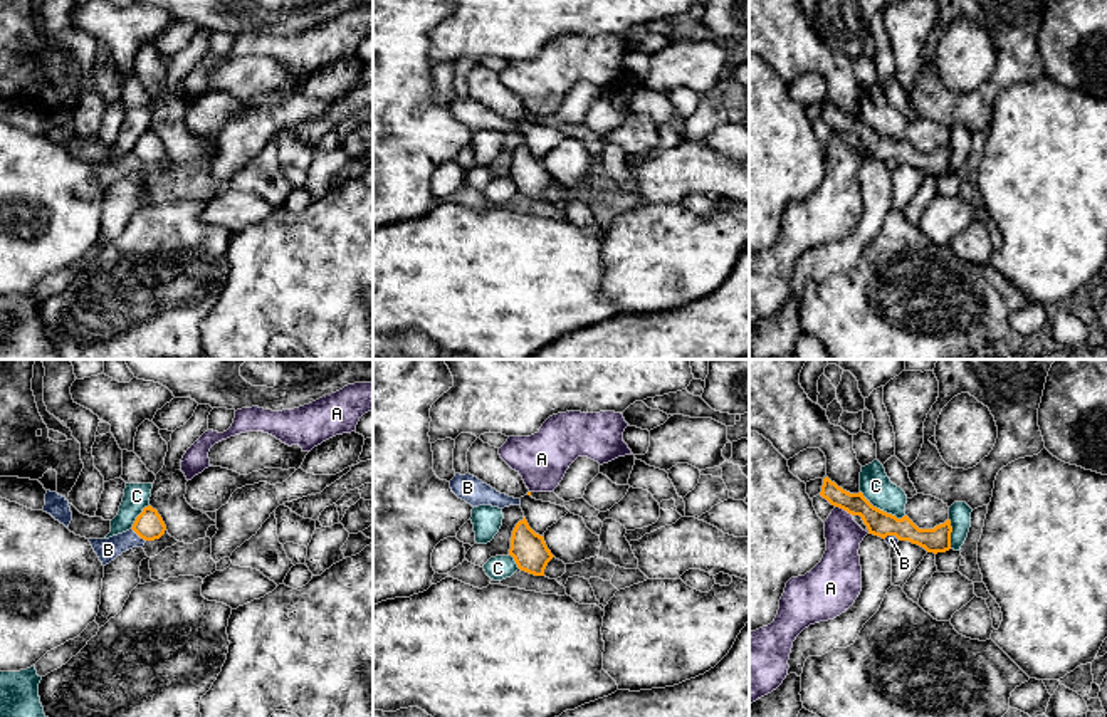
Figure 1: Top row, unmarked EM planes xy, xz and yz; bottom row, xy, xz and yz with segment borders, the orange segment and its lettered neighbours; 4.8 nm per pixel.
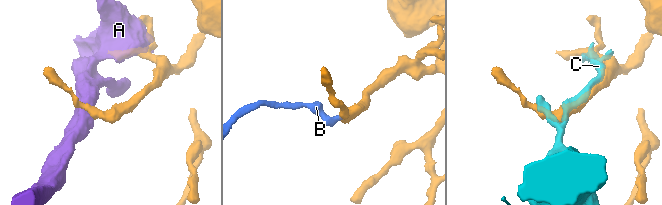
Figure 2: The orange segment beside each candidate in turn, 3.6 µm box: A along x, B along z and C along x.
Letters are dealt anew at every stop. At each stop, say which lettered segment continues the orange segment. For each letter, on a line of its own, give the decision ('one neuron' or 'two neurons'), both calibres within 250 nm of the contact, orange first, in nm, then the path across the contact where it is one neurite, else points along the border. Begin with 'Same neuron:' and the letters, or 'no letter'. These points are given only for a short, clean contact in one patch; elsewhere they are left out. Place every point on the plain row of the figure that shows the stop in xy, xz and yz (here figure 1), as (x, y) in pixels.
Same neuron: no letter
A: two neurons | 120/180 nm
B: two neurons | 140/110 nm | along xy (131, 151), (145, 165)
C: two neurons | 120/150 nm

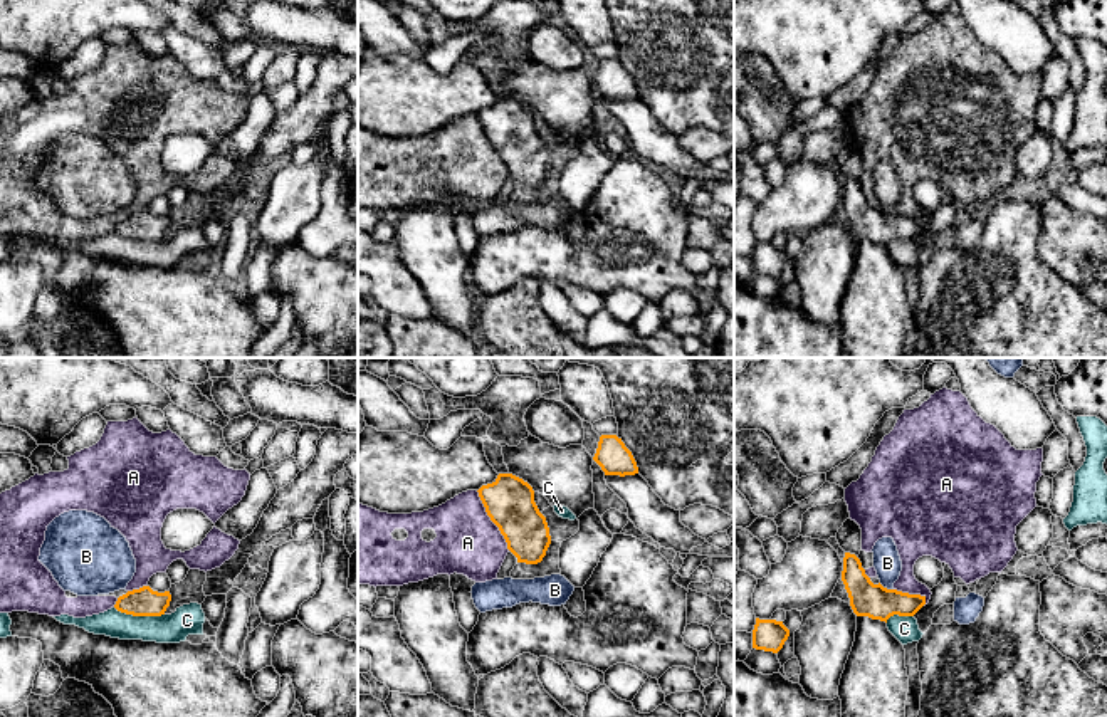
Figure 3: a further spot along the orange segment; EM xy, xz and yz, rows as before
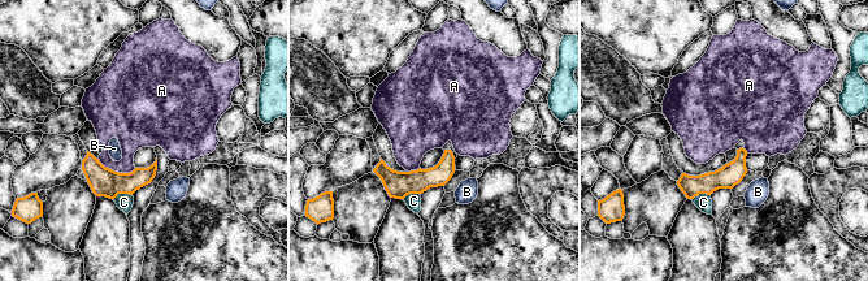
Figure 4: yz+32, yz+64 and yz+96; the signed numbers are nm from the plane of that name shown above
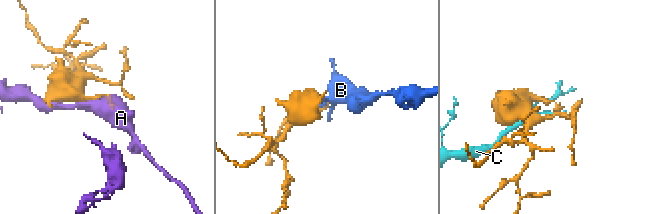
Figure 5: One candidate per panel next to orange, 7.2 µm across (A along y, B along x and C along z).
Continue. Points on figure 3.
Same neuron: no letter
A: two neurons | 240/300 nm
B: two neurons | 160/130 nm
C: two neurons | 140/140 nm | along xy (115, 230), (133, 239), (163, 239)

